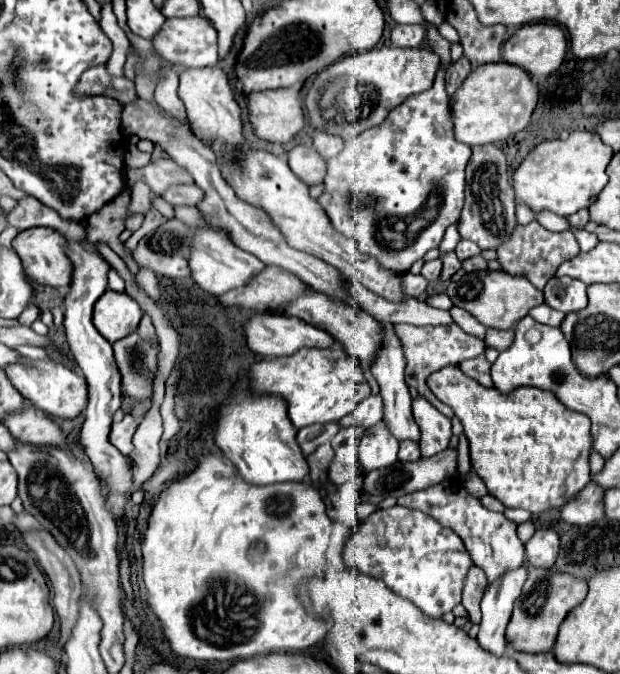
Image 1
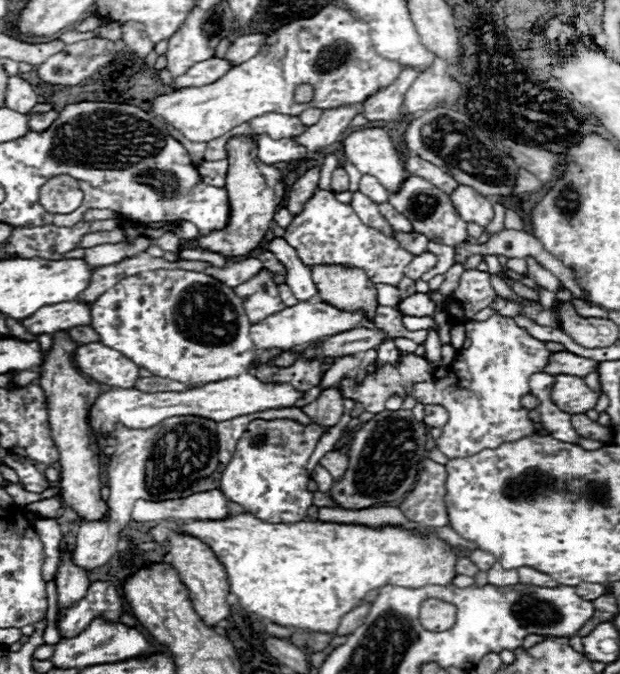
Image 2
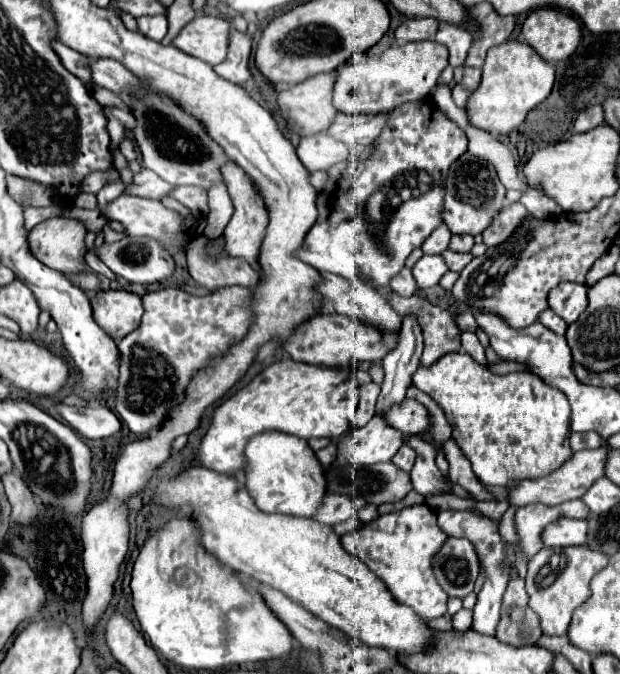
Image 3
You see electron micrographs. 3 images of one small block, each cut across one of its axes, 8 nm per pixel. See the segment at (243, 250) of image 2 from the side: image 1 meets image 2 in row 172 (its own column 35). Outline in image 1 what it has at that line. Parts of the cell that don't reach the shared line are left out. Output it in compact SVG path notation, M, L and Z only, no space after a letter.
M28 228L22 230L14 240L12 240L12 248L16 250L16 254L22 260L24 272L36 280L42 286L52 286L52 288L62 288L68 286L72 280L72 262L66 256L66 248L64 248L66 240L60 232L56 232L54 228Z

